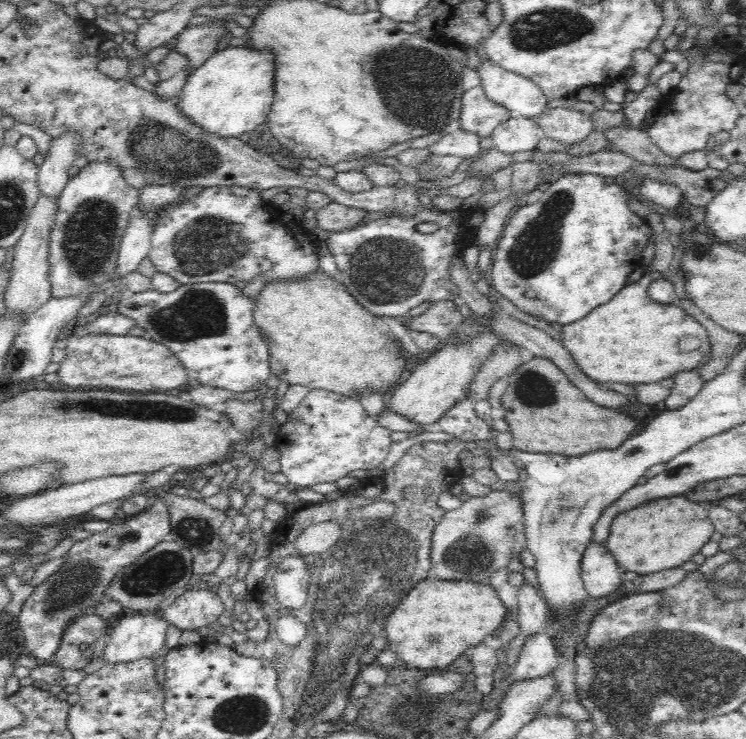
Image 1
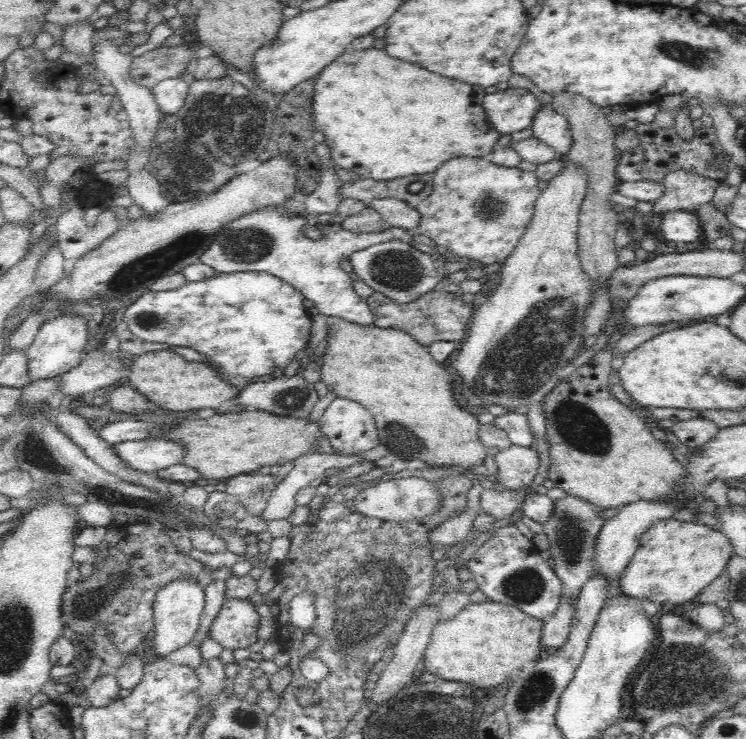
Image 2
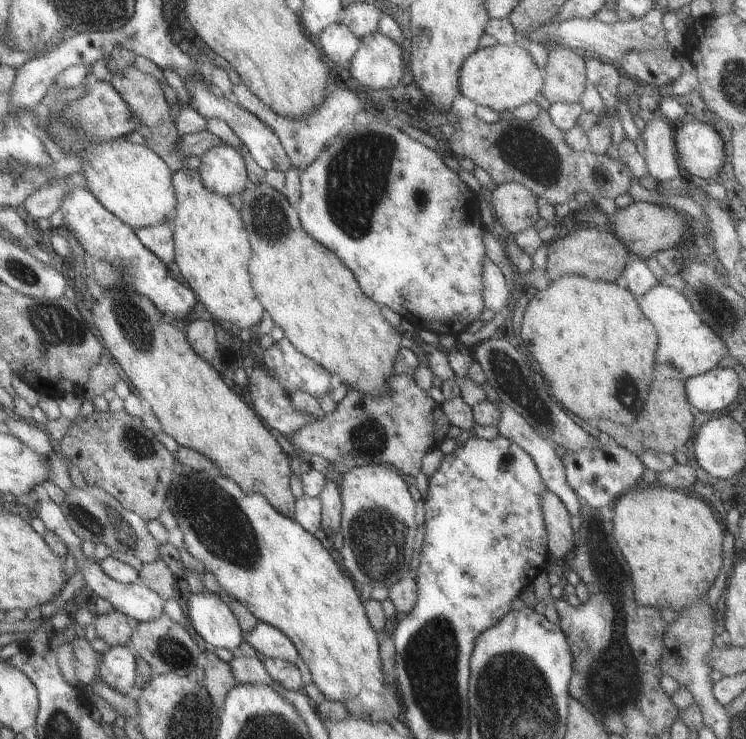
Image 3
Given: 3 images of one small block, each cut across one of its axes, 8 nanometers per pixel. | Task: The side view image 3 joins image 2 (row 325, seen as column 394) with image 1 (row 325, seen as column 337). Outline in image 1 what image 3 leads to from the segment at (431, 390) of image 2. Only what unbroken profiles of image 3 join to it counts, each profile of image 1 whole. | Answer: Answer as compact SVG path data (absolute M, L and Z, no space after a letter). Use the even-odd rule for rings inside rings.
M319 271L310 280L270 282L256 299L258 306L254 310L254 319L269 344L271 373L278 374L280 380L289 385L300 384L309 390L326 389L350 398L366 392L386 397L388 392L395 390L406 370L405 351L398 347L391 332L384 332L376 324L374 316L350 294L341 279Z

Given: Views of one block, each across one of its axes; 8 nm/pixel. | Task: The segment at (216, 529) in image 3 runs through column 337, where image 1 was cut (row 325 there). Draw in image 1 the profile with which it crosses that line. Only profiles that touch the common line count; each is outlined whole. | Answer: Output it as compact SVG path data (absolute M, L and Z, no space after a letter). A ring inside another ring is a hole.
M645 273L635 284L627 285L606 304L592 310L586 318L566 324L563 330L565 348L572 354L580 370L594 382L600 384L658 384L682 372L697 371L713 356L713 346L708 331L682 307L660 304L649 296L652 275Z

